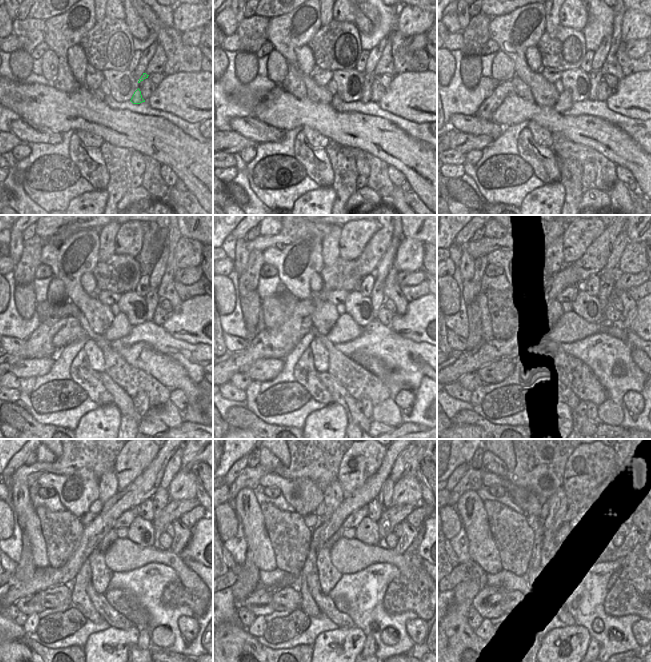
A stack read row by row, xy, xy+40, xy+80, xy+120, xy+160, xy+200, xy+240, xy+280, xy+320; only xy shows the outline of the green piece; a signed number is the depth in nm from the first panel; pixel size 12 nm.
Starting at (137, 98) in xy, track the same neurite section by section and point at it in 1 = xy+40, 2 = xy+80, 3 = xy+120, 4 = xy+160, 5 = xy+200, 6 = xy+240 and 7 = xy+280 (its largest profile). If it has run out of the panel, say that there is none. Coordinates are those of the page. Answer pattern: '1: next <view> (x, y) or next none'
1: next xy+40 (369, 76)
2: next xy+80 (596, 77)
3: next xy+120 (152, 298)
4: next xy+160 (377, 296)
5: next xy+200 (608, 278)
6: next xy+240 (160, 499)
7: next xy+280 (385, 496)

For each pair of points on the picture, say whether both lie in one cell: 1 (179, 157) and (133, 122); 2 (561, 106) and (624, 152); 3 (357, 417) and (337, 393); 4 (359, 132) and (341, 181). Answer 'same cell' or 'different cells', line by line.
1: same cell
2: different cells
3: same cell
4: different cells

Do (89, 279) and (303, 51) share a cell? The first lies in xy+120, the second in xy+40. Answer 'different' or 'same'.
same

